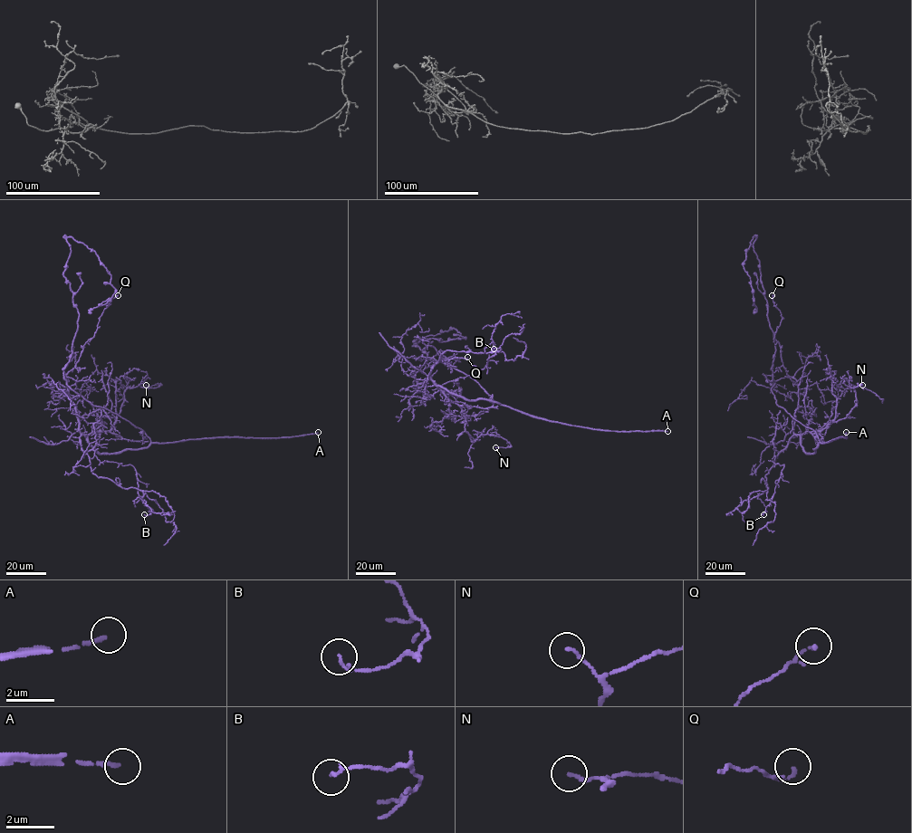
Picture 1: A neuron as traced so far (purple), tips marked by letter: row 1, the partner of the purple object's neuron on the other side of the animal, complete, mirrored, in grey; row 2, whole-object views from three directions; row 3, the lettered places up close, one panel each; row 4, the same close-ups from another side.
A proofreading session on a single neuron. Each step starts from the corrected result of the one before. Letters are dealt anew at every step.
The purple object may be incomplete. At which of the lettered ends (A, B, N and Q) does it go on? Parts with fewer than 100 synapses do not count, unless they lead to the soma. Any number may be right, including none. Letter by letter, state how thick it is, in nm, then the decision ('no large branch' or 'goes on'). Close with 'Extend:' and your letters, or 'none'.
A: calibre 160 nm; goes on
B: calibre 120 nm; no large branch
N: calibre 130 nm; no large branch
Q: calibre 150 nm; no large branch
Extend: A

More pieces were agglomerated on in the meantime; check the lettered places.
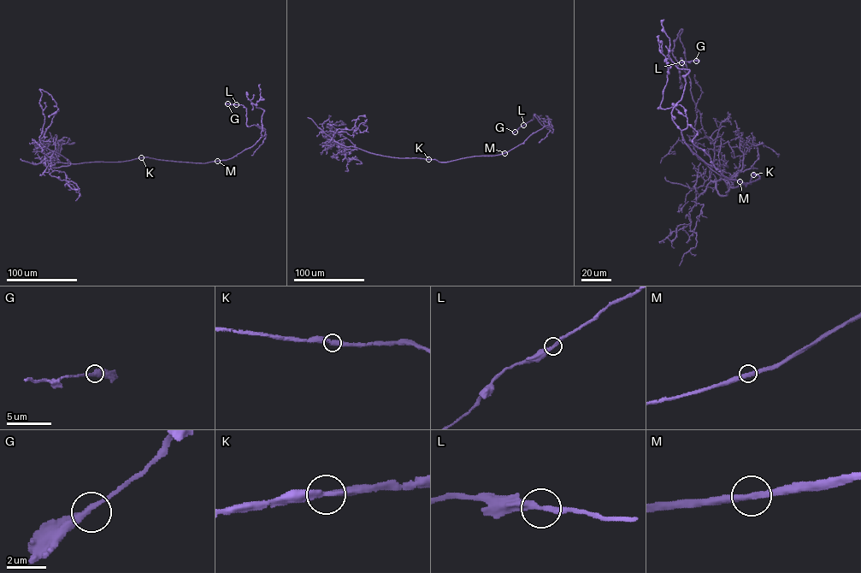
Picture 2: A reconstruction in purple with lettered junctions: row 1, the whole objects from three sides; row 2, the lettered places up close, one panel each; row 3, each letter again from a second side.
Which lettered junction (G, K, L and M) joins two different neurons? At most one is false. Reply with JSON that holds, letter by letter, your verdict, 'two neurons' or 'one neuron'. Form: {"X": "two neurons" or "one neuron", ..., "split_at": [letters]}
{"G": "one neuron", "K": "one neuron", "L": "one neuron", "M": "one neuron", "split_at": []}

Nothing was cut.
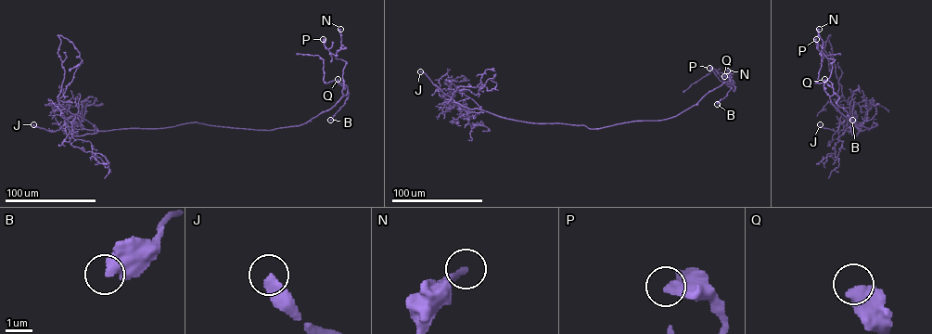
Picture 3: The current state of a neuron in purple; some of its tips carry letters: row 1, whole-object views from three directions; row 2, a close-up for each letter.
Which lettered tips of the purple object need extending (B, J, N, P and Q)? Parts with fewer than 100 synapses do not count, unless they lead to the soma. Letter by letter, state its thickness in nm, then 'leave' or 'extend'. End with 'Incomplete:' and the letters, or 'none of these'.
B: 550 nm | leave
J: 400 nm | leave
N: 260 nm | leave
P: 600 nm | leave
Q: 650 nm | leave
Incomplete: none of these

